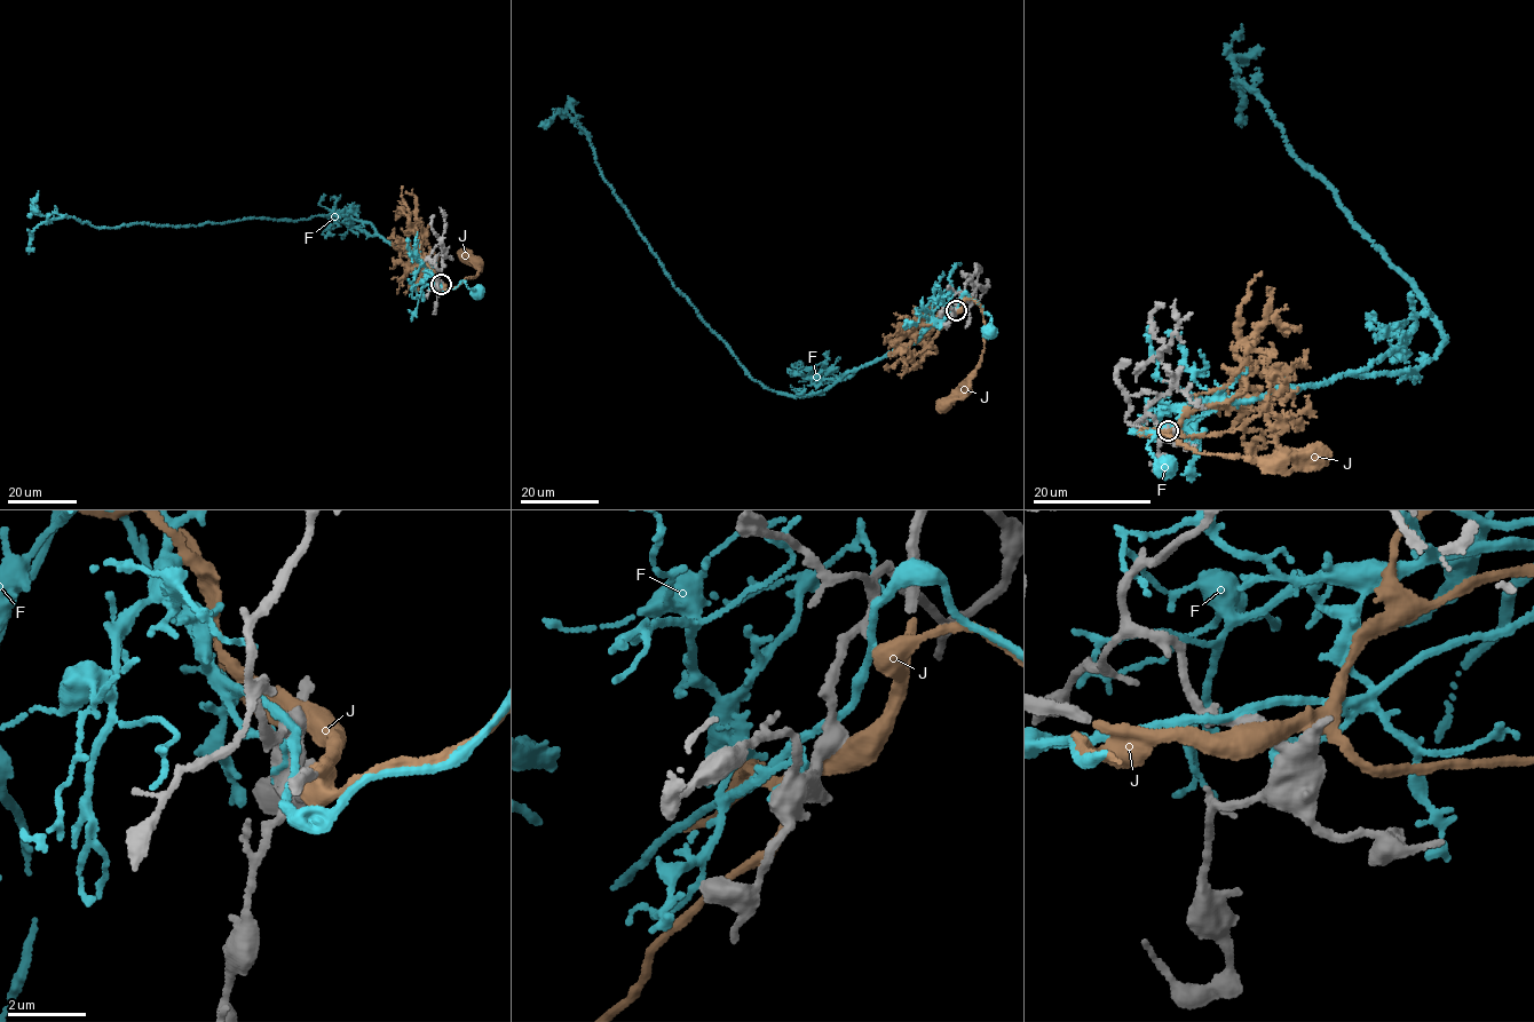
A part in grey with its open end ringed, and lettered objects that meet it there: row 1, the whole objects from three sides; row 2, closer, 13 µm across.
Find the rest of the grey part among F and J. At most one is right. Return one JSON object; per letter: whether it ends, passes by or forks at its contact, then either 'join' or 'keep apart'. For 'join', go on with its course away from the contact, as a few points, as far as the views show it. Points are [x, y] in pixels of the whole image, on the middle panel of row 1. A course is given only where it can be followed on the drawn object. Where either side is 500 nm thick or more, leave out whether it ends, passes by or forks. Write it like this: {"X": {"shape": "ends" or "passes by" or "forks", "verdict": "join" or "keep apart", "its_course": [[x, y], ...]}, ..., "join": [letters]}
{"F": {"shape": "passes by", "verdict": "keep apart"}, "J": {"verdict": "join", "its_course": [[957, 310], [966, 299], [979, 304], [983, 353], [978, 369], [943, 404]]}, "join": ["J"]}

